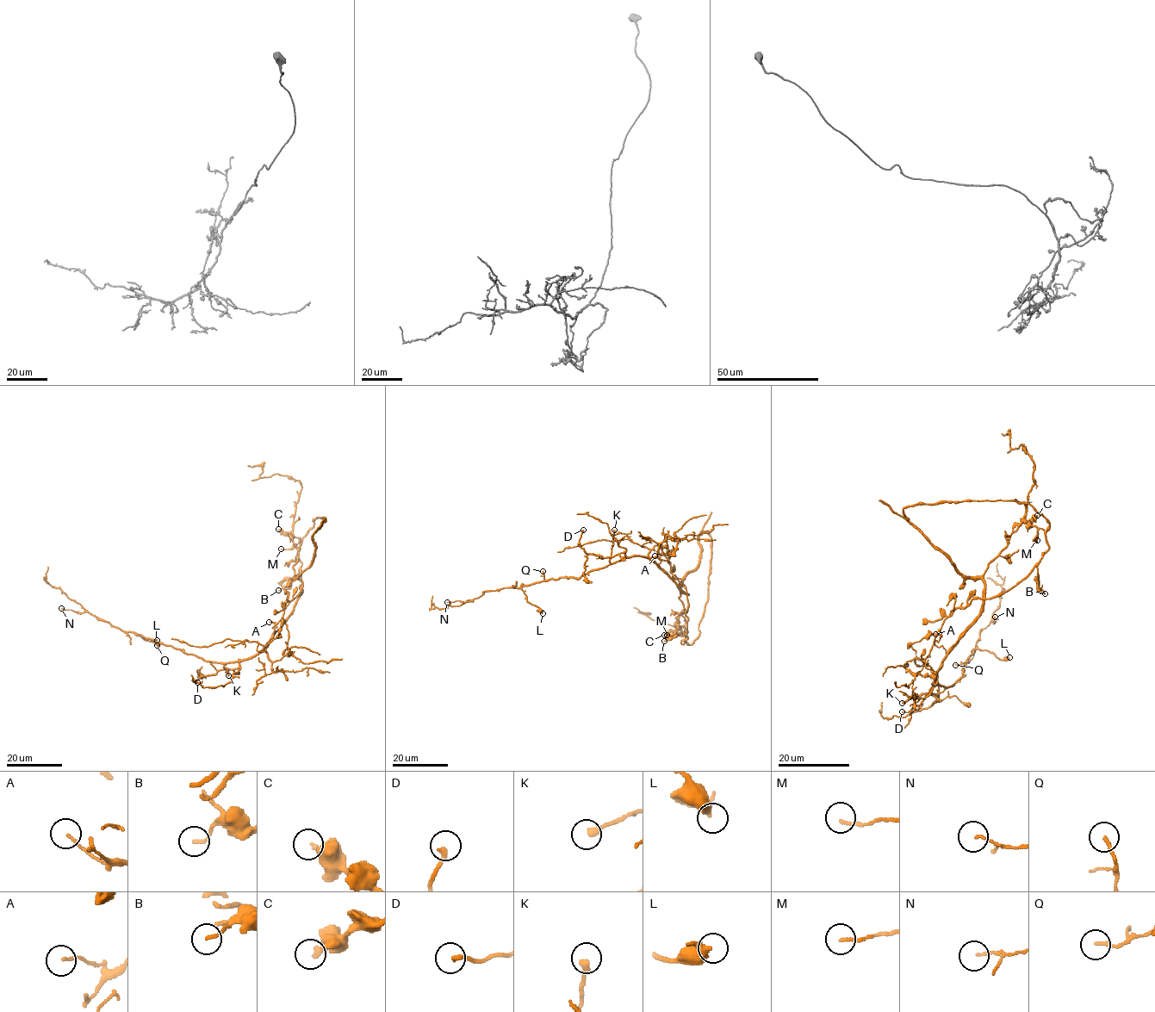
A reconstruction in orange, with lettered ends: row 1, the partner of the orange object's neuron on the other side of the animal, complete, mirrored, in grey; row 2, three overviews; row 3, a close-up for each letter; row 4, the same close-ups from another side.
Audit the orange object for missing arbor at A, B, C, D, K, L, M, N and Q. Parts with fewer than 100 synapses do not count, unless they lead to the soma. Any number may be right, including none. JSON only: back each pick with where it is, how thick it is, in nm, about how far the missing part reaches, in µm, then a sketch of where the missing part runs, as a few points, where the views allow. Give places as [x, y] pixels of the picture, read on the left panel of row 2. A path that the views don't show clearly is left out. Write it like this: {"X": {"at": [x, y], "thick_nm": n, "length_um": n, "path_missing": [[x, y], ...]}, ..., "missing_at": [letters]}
{"missing_at": []}

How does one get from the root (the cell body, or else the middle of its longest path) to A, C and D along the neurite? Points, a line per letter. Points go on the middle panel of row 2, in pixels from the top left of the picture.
A: (651, 561), (661, 553), (669, 555), (673, 549), (674, 552), (666, 560), (655, 555)
C: (651, 561), (683, 592), (687, 594), (681, 593), (679, 598), (684, 611), (679, 617), (677, 627), (664, 635)
D: (651, 561), (640, 555), (627, 556), (624, 552), (604, 558), (587, 554), (579, 542), (583, 530)

